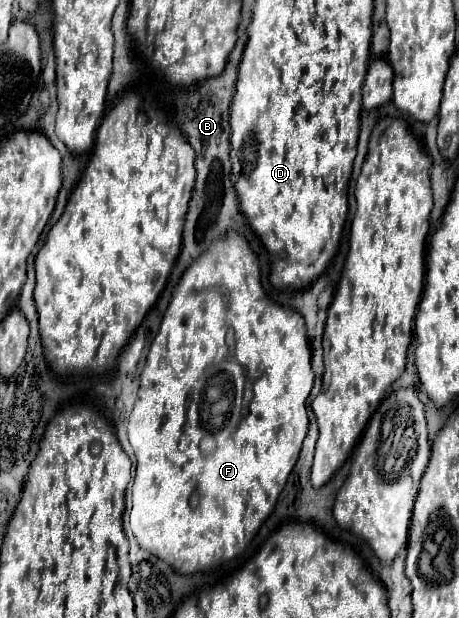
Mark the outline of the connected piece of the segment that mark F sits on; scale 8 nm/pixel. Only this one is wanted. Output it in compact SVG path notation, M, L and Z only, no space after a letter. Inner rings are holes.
M229 233L227 237L215 241L207 253L203 253L193 265L183 273L179 285L173 291L173 299L163 315L161 329L157 337L151 343L145 369L141 373L141 387L135 401L135 407L129 417L129 441L135 449L137 457L137 471L135 471L135 483L133 483L133 509L131 509L131 531L139 545L153 553L155 557L161 557L169 567L177 569L181 575L191 575L197 571L207 571L221 567L225 561L241 555L251 539L255 537L261 523L273 513L277 499L287 483L289 473L295 467L295 461L301 451L301 443L307 435L309 427L309 415L305 401L309 397L309 391L313 387L313 371L311 371L311 349L305 335L305 321L301 313L295 309L277 305L267 299L263 287L261 287L261 275L259 275L259 261L247 241L239 233ZM203 437L215 439L215 451L211 455L203 455L199 449L199 443ZM191 493L199 493L199 507L189 507Z

